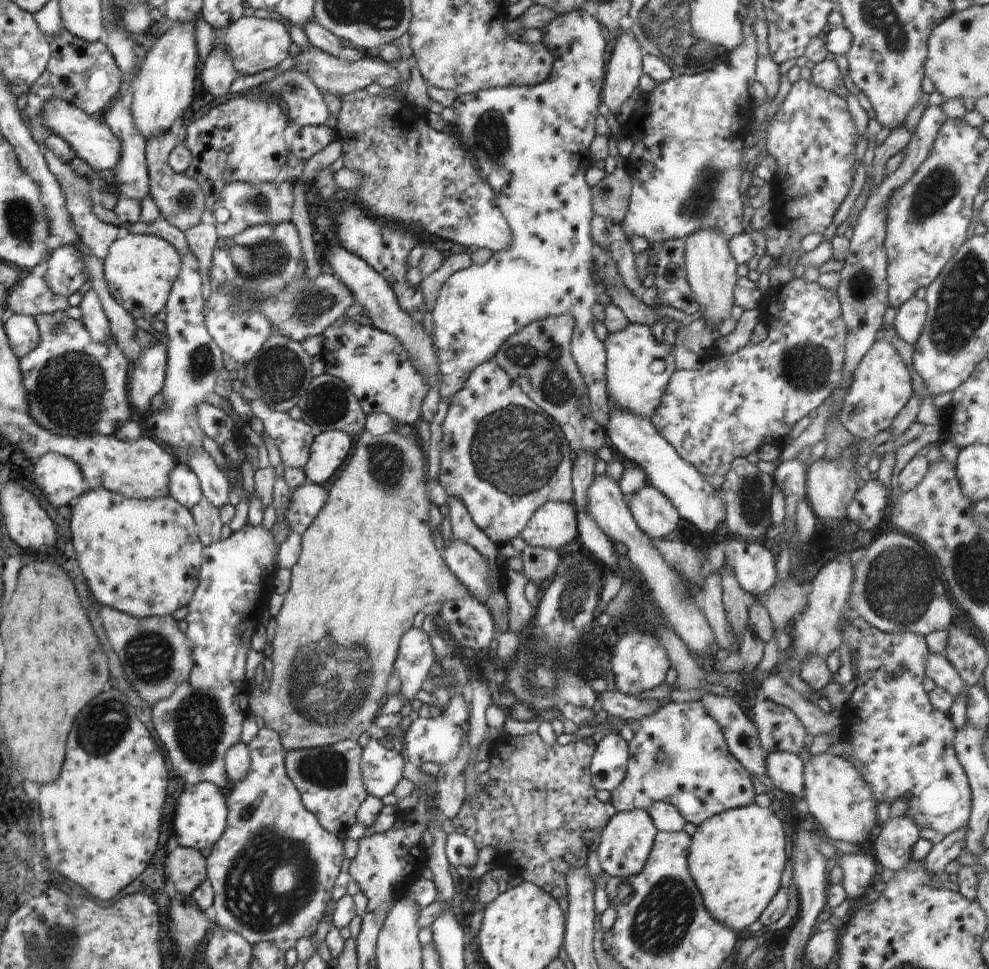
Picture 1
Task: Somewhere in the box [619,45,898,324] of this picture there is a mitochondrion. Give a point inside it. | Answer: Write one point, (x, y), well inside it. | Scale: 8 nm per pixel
(704, 197)

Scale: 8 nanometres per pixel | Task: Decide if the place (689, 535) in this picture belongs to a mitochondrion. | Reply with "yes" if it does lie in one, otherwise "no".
no

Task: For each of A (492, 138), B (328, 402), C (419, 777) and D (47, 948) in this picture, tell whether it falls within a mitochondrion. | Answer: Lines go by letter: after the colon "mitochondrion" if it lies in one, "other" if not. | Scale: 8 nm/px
A: mitochondrion
B: mitochondrion
C: other
D: mitochondrion

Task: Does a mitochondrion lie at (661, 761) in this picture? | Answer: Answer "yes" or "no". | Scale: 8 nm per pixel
yes

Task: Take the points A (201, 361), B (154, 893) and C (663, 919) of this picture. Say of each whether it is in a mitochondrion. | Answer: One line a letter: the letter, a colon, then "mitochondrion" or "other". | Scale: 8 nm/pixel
A: mitochondrion
B: other
C: mitochondrion

